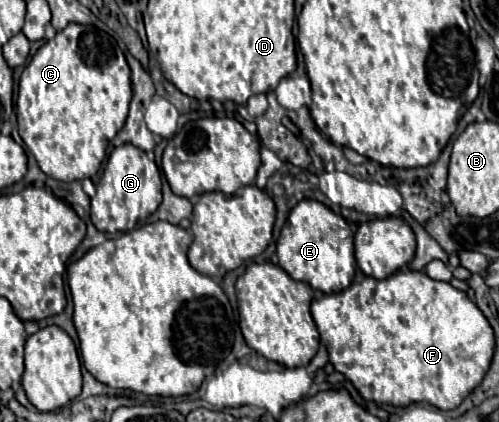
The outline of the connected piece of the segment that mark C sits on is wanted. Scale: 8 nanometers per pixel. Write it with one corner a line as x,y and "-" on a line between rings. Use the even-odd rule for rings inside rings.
68,24
64,30
56,32
52,40
46,40
38,52
30,58
28,66
20,76
16,116
18,132
28,146
28,150
38,160
44,174
54,180
72,182
94,176
106,156
106,146
122,128
128,116
128,104
132,98
130,68
124,52
116,40
90,24

